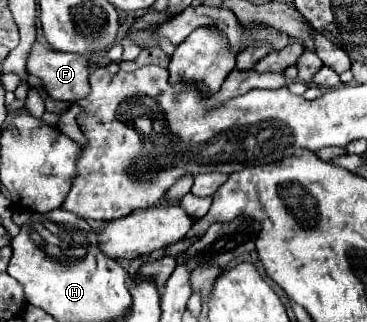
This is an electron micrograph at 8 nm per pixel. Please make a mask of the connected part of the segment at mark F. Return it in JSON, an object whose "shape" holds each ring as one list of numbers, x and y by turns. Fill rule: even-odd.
{"shape":[[35,42,27,58,27,72,41,78,55,100,79,100,89,94,89,62,81,54,57,52]]}

